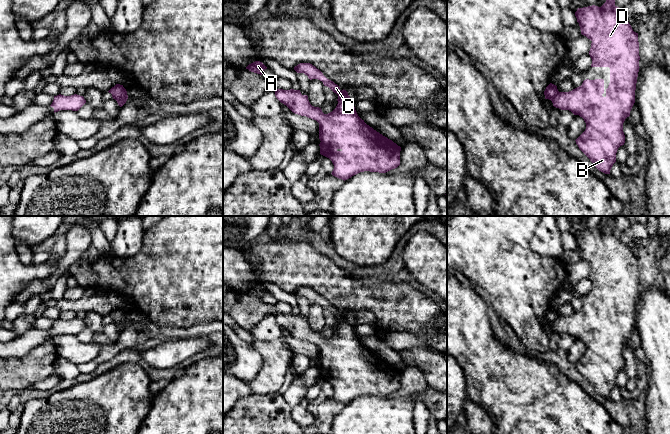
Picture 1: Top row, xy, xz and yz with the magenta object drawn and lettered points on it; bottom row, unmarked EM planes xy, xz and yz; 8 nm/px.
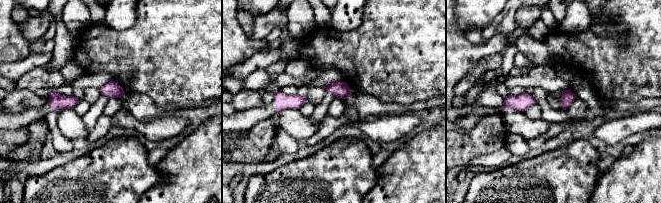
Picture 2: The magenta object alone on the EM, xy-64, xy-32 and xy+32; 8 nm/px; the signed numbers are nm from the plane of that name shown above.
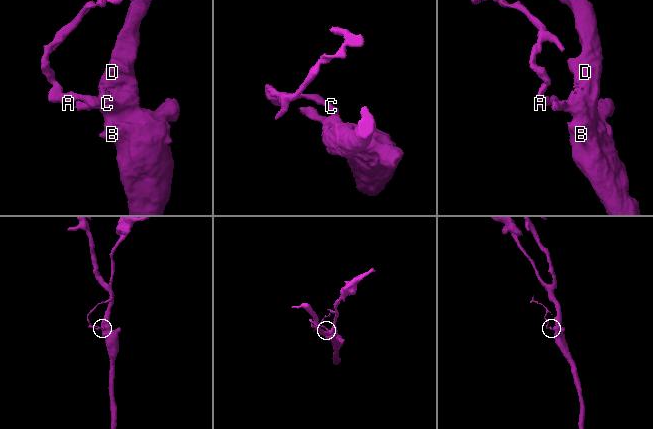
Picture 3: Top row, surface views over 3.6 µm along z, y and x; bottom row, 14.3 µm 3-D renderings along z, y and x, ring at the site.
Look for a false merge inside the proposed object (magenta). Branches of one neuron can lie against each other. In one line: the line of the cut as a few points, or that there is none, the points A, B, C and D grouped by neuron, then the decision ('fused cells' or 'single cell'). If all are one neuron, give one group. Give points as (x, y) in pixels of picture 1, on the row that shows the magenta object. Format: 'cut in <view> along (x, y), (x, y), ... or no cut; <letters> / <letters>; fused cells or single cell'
cut in xy along (127, 95), (115, 99); A C / B D; fused cells

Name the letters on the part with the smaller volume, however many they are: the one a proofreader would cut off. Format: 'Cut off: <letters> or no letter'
Cut off: A, C

